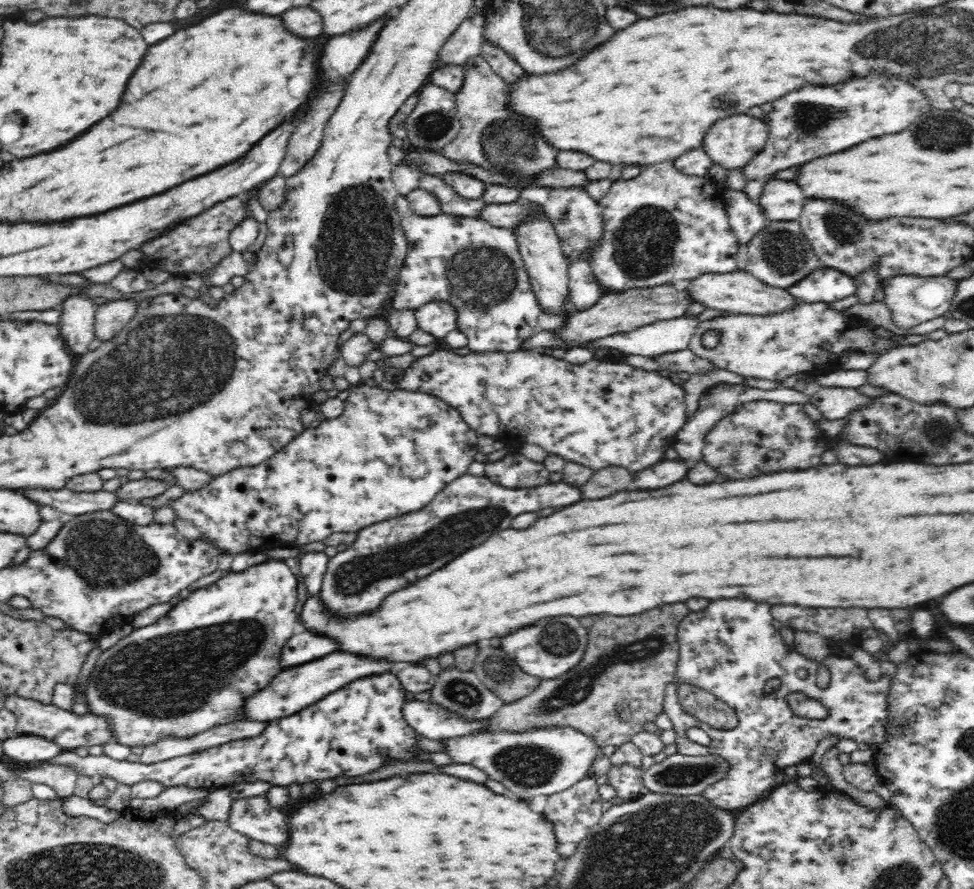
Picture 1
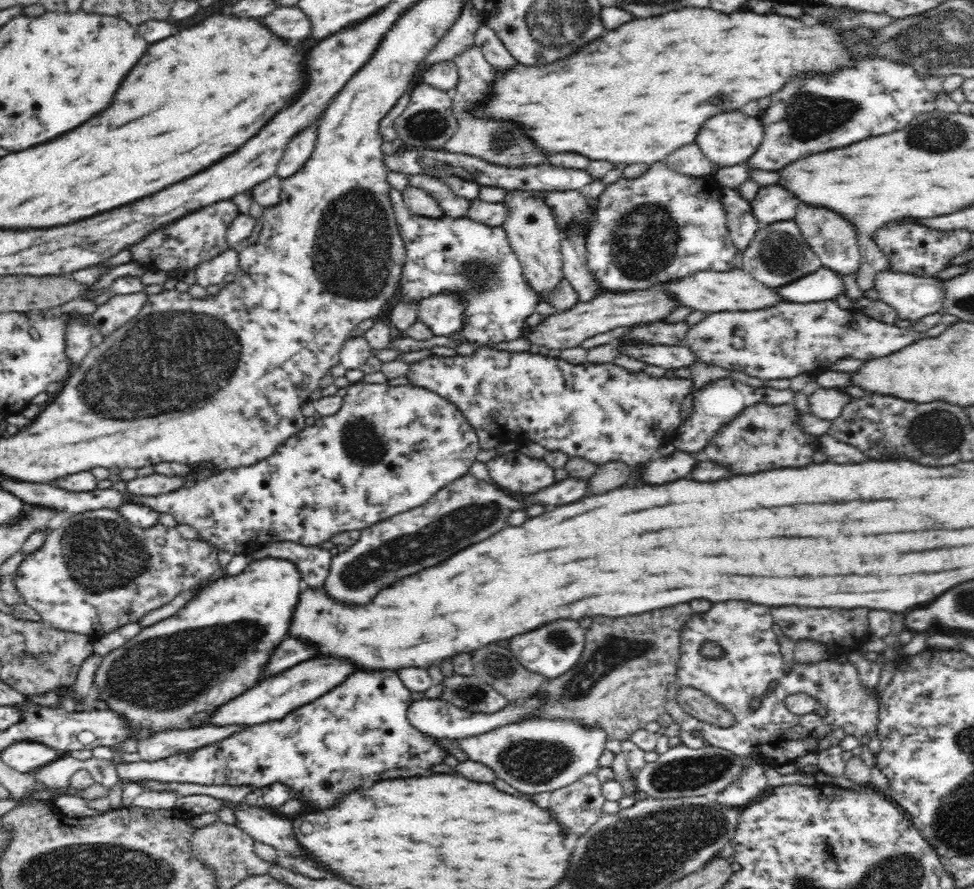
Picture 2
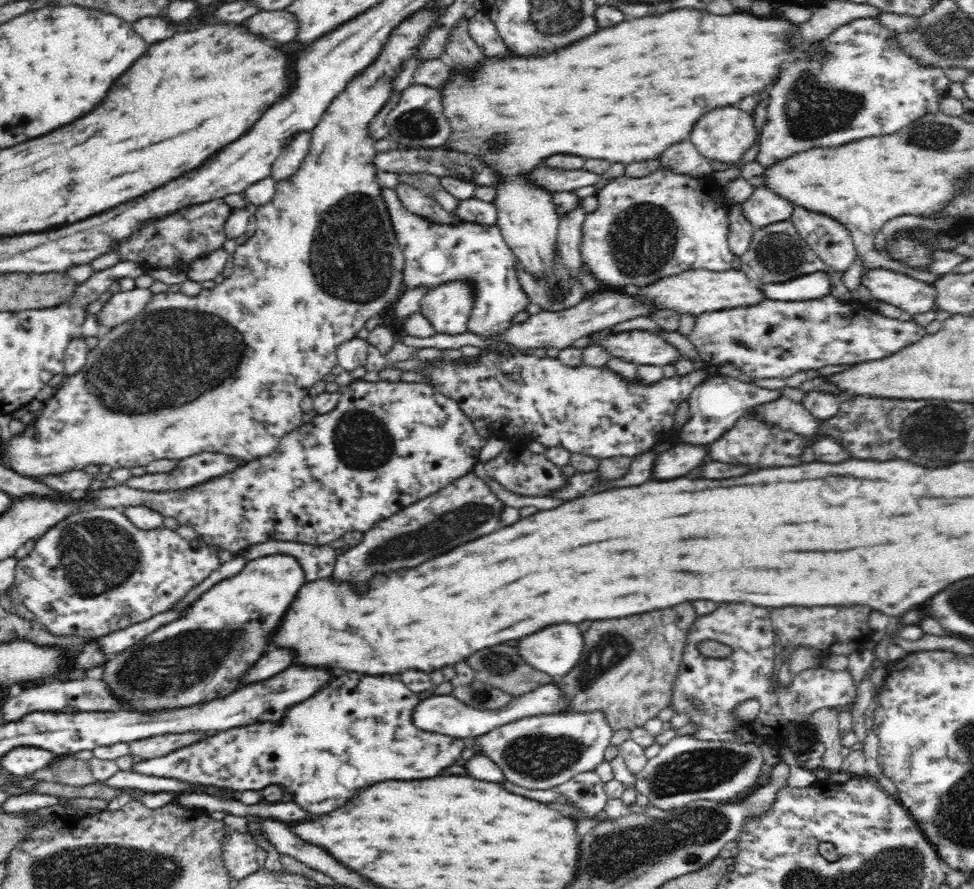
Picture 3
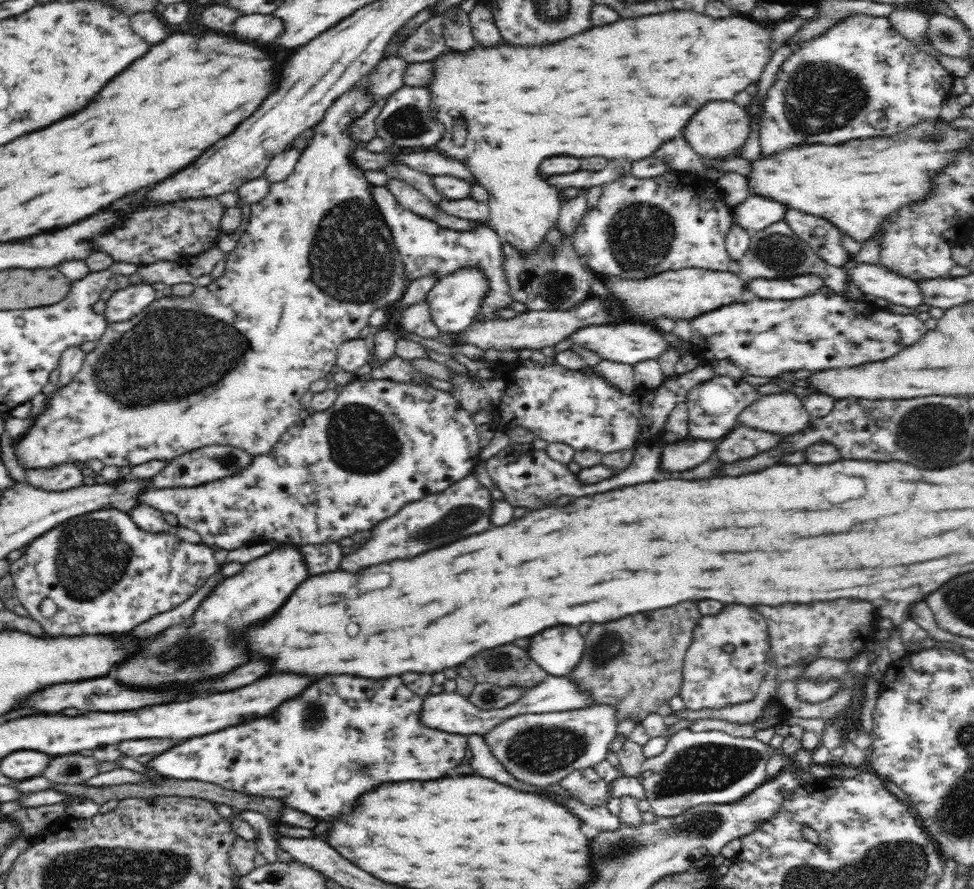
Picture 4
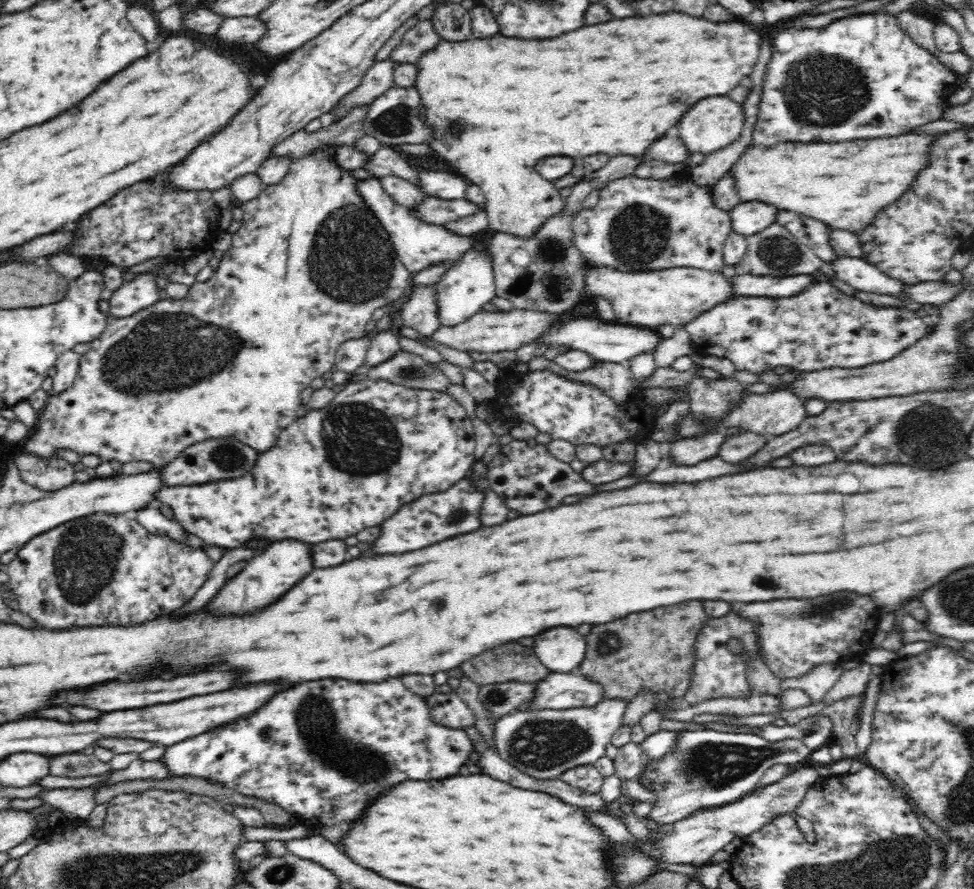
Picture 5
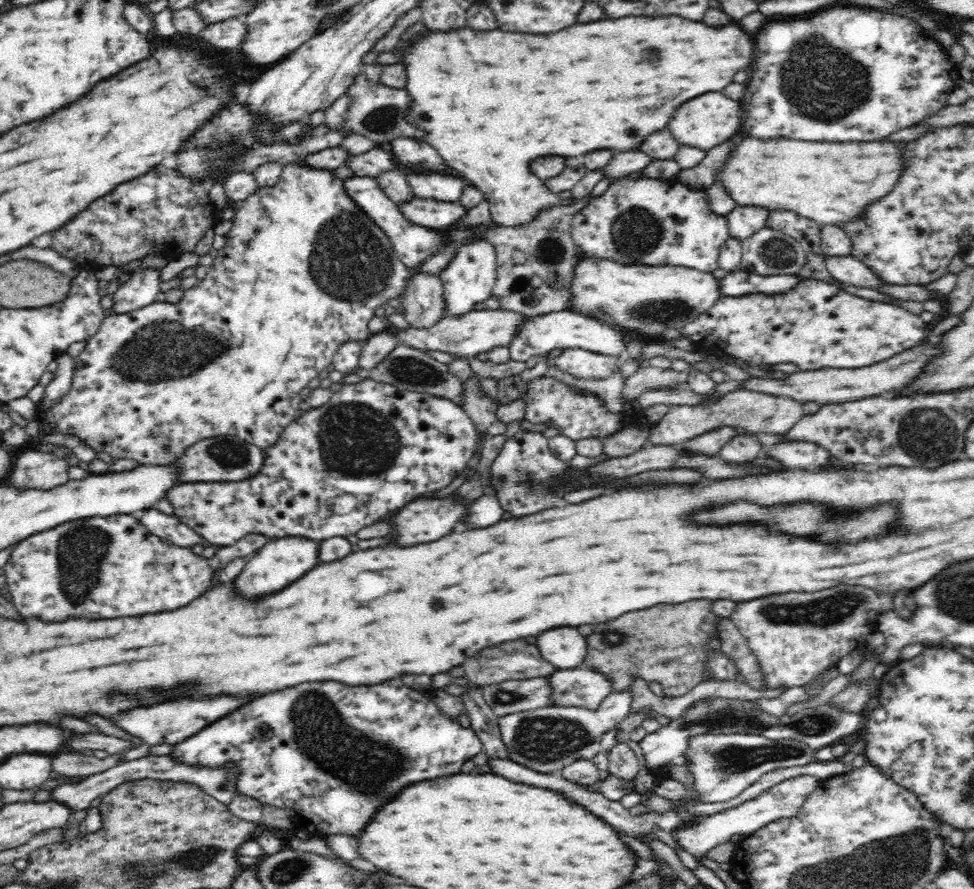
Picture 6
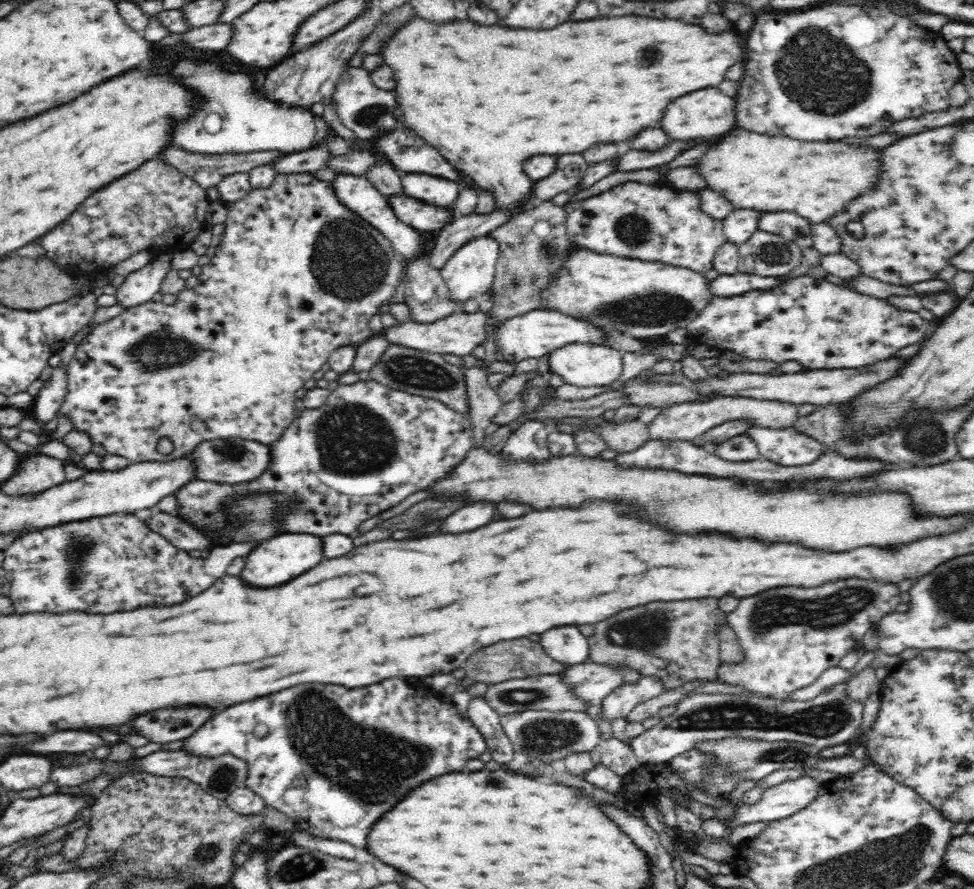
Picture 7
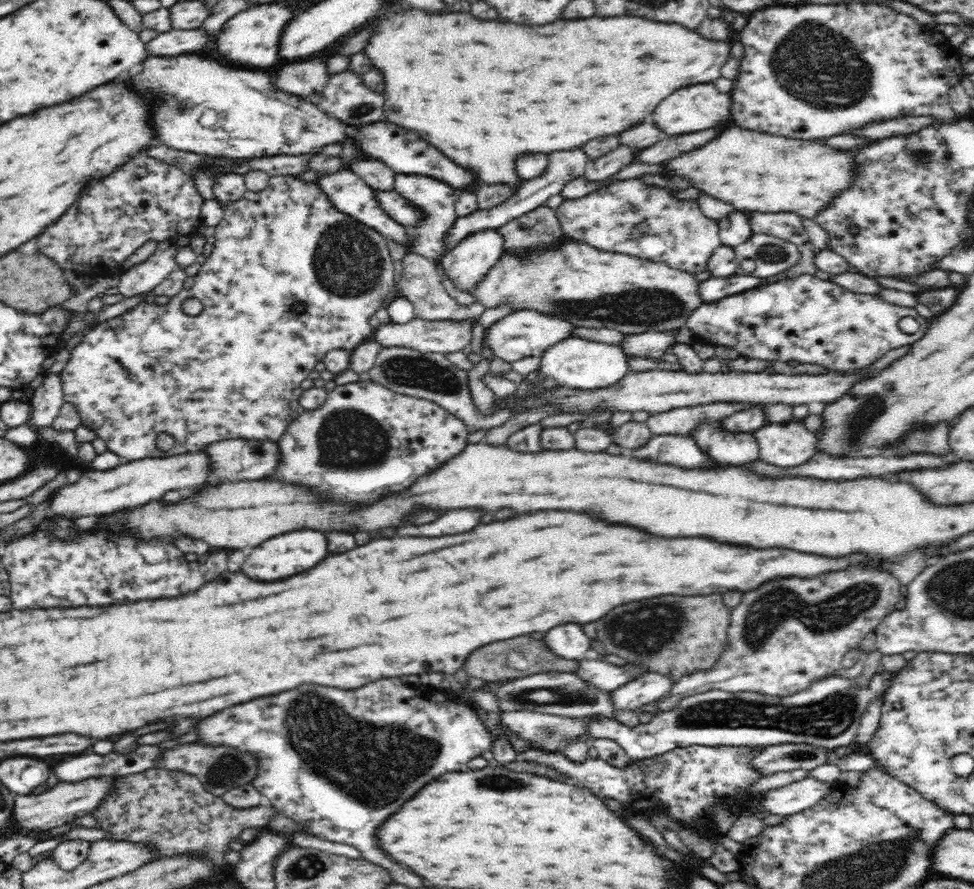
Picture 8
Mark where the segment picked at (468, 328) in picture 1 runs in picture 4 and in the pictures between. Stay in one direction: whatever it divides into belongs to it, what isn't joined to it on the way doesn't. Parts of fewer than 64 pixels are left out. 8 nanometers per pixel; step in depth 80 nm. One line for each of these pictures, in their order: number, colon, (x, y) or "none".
2: (475, 261)
3: (435, 253)
4: (427, 249)

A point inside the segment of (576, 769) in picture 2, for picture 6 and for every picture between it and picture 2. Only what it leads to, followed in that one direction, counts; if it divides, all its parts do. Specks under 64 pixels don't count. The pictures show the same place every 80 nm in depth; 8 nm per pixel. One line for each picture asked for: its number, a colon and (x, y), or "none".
3: (539, 752)
4: (540, 749)
5: (544, 744)
6: (546, 739)

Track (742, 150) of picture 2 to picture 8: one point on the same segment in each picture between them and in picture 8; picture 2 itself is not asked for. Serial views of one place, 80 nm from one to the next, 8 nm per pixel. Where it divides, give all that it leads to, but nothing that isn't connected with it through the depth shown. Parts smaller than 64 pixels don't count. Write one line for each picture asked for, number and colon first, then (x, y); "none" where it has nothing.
3: (725, 134)
4: (720, 130)
5: (716, 122)
6: (709, 120)
7: (706, 115)
8: (701, 107)

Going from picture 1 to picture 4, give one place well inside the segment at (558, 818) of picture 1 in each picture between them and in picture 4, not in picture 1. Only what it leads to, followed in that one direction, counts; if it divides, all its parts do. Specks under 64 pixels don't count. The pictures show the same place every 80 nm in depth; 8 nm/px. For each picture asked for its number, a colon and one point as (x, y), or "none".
2: (579, 805)
3: (586, 799)
4: (586, 785)

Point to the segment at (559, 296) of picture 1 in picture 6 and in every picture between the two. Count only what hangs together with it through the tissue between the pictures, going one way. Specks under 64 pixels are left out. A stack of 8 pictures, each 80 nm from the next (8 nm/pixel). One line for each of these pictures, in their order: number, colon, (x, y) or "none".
2: (534, 235)
3: (624, 94)
4: (618, 91)
5: (614, 88)
6: (490, 103)

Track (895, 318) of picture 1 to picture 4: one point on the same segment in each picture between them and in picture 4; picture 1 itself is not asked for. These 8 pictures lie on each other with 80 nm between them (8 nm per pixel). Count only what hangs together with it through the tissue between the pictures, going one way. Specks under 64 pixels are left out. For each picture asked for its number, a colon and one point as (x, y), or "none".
2: (912, 297)
3: (911, 295)
4: (878, 280)

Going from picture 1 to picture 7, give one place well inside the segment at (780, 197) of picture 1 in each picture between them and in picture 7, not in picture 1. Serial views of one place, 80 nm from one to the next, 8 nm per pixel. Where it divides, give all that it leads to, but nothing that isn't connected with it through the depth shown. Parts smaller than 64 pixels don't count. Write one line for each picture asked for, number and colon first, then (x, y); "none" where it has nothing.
2: (773, 203)
3: (763, 208)
4: (756, 212)
5: (748, 218)
6: (744, 221)
7: (740, 225)

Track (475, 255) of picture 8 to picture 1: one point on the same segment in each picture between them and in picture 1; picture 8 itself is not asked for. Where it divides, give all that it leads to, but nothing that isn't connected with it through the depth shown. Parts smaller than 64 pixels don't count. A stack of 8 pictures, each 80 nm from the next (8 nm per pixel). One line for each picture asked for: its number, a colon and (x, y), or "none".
1: (437, 318)
2: (443, 314)
3: (447, 307)
4: (454, 300)
5: (465, 287)
6: (469, 278)
7: (469, 273)

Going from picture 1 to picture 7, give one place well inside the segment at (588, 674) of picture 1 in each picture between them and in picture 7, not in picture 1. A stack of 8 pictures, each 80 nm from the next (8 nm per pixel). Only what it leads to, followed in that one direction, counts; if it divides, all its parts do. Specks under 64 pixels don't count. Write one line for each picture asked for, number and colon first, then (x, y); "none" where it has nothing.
2: (619, 684)
3: (628, 667)
4: (636, 678)
5: (656, 649)
6: (668, 644)
7: (677, 643)

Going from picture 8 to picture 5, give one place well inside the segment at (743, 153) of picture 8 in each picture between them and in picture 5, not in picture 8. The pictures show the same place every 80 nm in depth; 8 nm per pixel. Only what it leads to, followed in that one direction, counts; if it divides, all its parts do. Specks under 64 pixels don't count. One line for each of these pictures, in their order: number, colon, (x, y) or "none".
5: (845, 186)
6: (829, 183)
7: (768, 173)

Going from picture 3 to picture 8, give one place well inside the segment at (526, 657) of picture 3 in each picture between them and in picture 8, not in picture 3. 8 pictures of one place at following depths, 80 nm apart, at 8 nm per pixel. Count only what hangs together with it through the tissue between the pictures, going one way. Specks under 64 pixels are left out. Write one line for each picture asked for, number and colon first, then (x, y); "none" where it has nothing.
4: (558, 650)
5: (561, 650)
6: (564, 648)
7: (566, 645)
8: (568, 642)

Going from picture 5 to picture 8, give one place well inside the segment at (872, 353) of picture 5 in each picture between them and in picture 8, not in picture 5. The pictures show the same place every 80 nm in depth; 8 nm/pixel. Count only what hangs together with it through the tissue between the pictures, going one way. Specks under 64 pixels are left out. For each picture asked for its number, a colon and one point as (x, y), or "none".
6: (816, 325)
7: (821, 325)
8: (805, 318)

